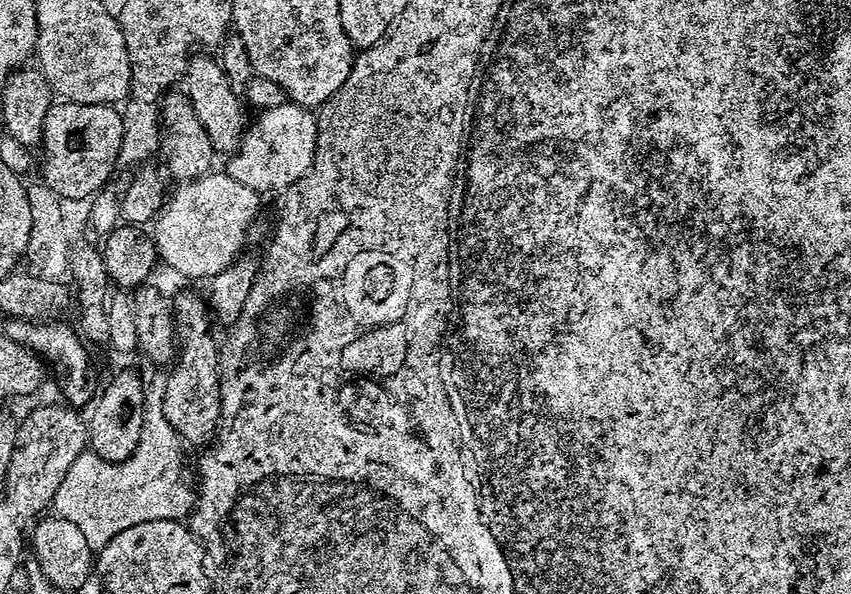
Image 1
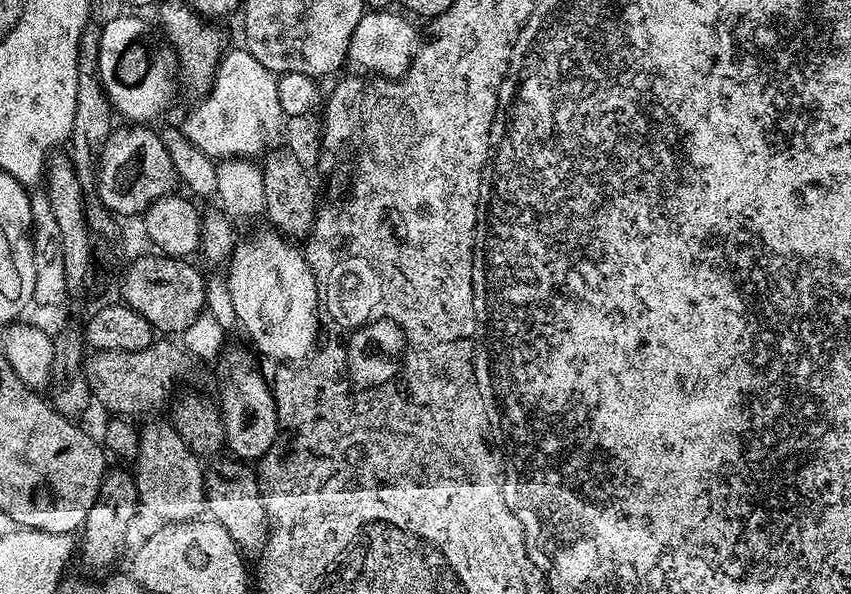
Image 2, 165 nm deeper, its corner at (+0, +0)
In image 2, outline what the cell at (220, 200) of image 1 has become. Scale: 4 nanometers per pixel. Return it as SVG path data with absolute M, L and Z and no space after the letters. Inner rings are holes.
M268 230L246 242L241 241L232 252L226 270L227 288L233 299L237 323L244 328L255 346L276 362L296 364L305 361L317 345L319 304L317 284L303 251L280 232Z

